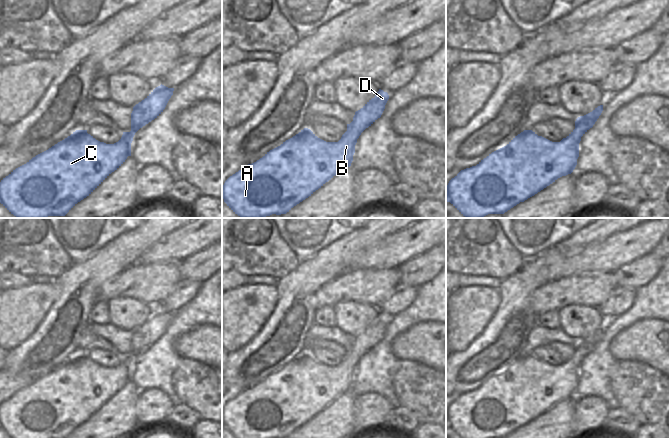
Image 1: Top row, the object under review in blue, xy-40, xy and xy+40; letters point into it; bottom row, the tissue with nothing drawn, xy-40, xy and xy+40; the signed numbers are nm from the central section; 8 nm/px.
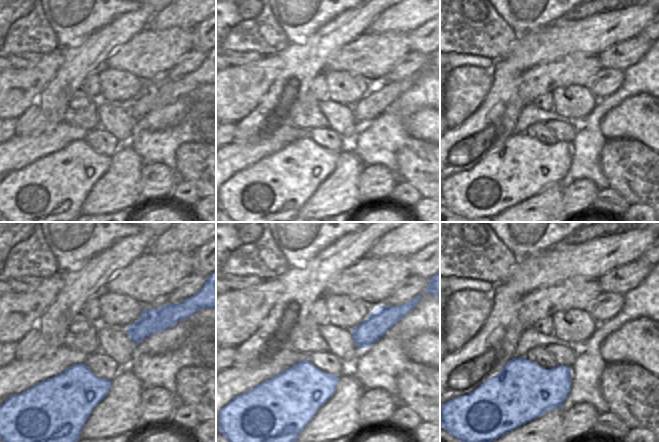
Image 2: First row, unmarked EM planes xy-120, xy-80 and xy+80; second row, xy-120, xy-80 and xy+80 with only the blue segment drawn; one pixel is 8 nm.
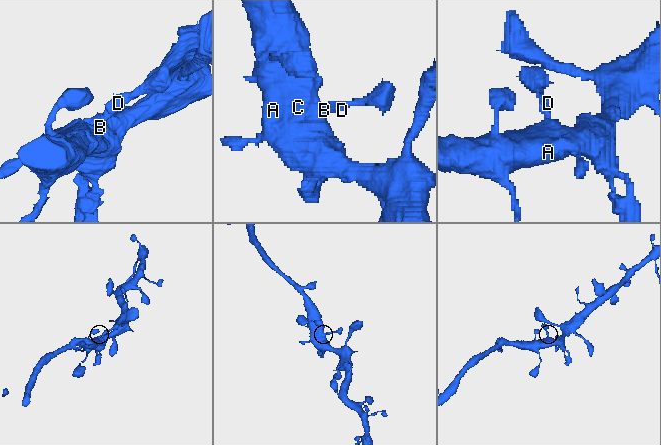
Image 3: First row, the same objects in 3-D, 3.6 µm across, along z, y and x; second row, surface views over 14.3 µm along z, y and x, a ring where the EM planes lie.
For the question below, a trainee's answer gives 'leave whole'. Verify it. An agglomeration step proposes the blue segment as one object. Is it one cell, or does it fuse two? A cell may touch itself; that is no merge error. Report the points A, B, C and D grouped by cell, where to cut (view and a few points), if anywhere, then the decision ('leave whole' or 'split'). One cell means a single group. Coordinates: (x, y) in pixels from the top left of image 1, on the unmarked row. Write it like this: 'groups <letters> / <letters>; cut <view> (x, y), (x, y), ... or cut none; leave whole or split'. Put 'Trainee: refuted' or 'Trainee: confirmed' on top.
Trainee: confirmed
groups A B C D; cut none; leave whole

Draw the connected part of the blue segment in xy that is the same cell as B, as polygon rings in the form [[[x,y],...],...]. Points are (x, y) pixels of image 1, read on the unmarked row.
[[[379,313],[374,322],[355,336],[353,345],[347,348],[347,355],[338,366],[326,366],[318,362],[310,353],[304,352],[280,370],[267,376],[256,386],[243,390],[225,405],[223,409],[224,426],[235,438],[286,438],[336,398],[351,390],[357,363],[366,352],[381,341],[388,323],[388,317]]]

